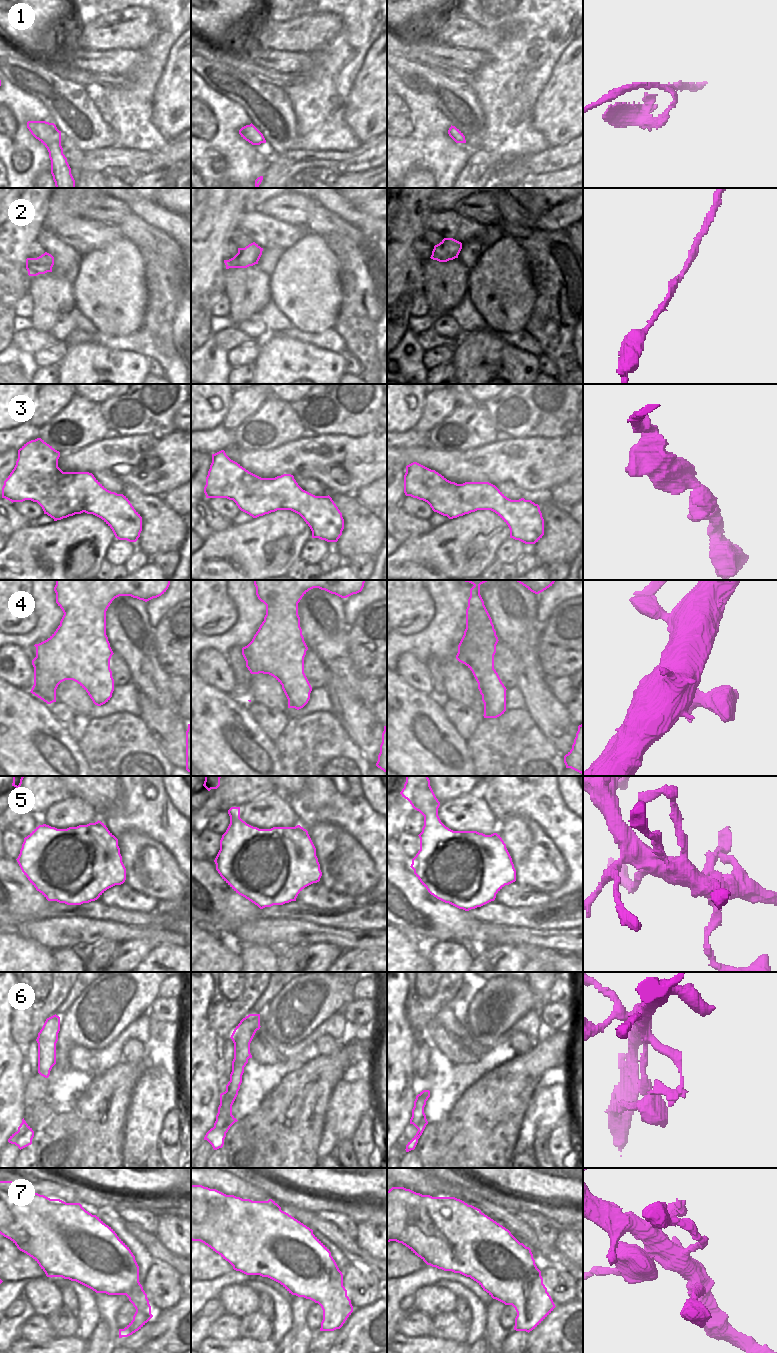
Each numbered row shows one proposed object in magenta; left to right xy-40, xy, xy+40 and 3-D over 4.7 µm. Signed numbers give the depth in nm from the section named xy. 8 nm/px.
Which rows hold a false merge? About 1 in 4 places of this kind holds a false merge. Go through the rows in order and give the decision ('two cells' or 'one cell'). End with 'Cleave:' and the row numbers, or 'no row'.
1: two cells
2: one cell
3: one cell
4: one cell
5: two cells
6: one cell
7: one cell
Cleave: 1, 5

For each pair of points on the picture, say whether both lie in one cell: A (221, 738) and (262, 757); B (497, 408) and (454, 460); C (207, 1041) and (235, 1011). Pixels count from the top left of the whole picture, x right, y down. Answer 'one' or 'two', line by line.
A: one
B: two
C: two

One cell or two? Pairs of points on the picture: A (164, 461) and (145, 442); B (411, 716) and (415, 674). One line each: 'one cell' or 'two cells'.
A: one cell
B: two cells

